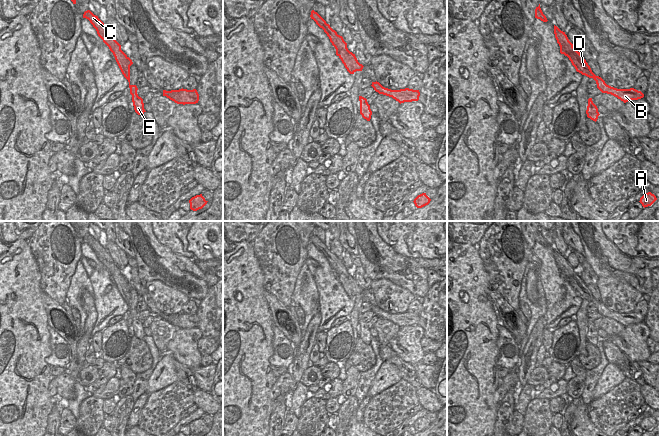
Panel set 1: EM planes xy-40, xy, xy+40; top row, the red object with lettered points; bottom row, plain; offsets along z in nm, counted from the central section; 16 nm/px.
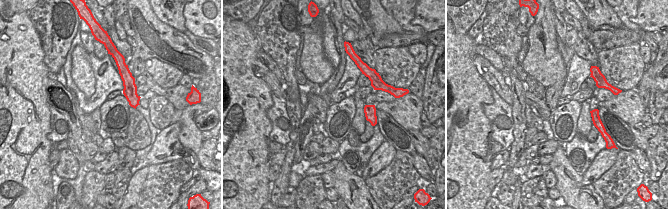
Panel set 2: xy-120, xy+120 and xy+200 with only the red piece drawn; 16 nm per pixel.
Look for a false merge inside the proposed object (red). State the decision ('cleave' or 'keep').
cleave

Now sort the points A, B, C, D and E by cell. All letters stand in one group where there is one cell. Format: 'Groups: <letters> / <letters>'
Groups: A E / B C D.

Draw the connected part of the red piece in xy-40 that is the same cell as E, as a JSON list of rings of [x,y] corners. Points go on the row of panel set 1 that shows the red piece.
[[[97,31],[97,34],[109,47],[110,51],[113,53],[115,57],[115,60],[122,74],[129,82],[130,94],[132,95],[132,102],[135,112],[138,115],[143,116],[143,114],[146,112],[144,109],[143,99],[139,97],[137,94],[137,86],[130,84],[130,68],[127,64],[127,58],[125,57],[124,52],[121,50],[121,45],[113,38],[109,38],[108,36],[104,35],[101,31]]]

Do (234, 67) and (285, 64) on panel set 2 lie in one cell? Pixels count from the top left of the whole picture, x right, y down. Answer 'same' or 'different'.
different

